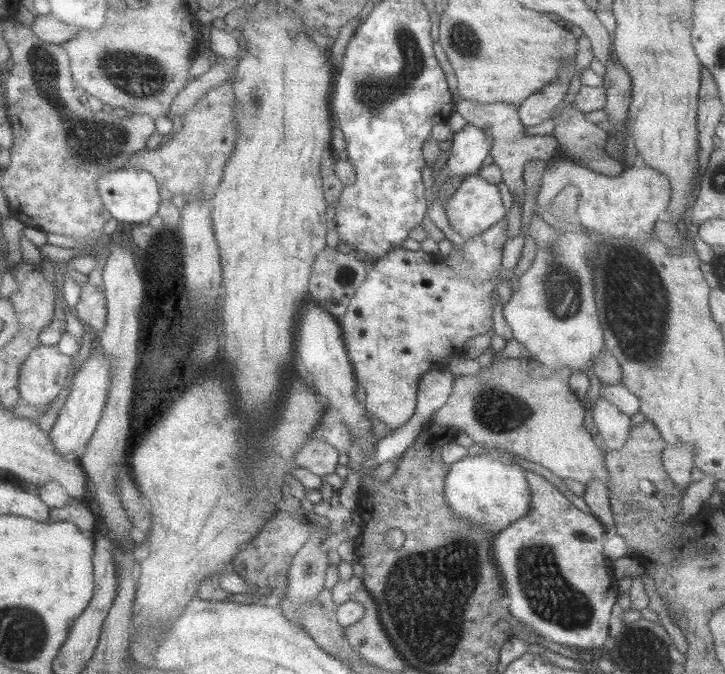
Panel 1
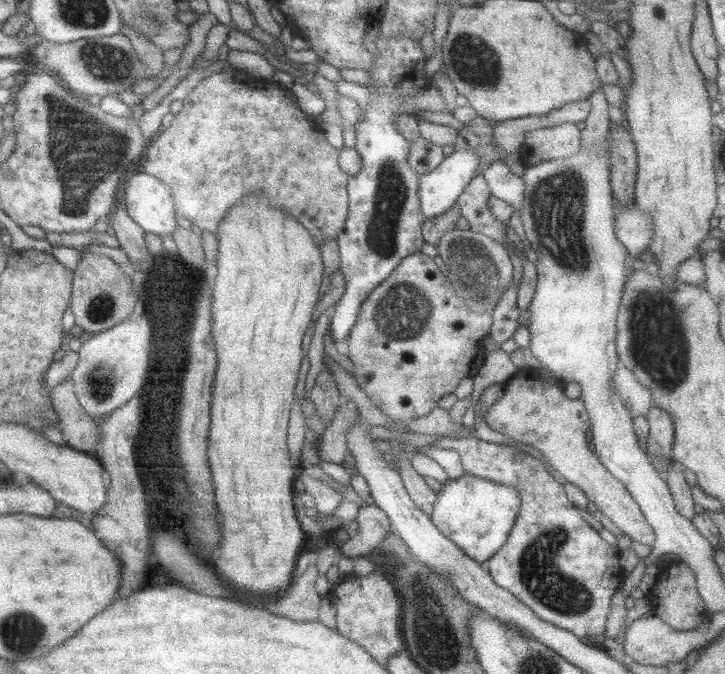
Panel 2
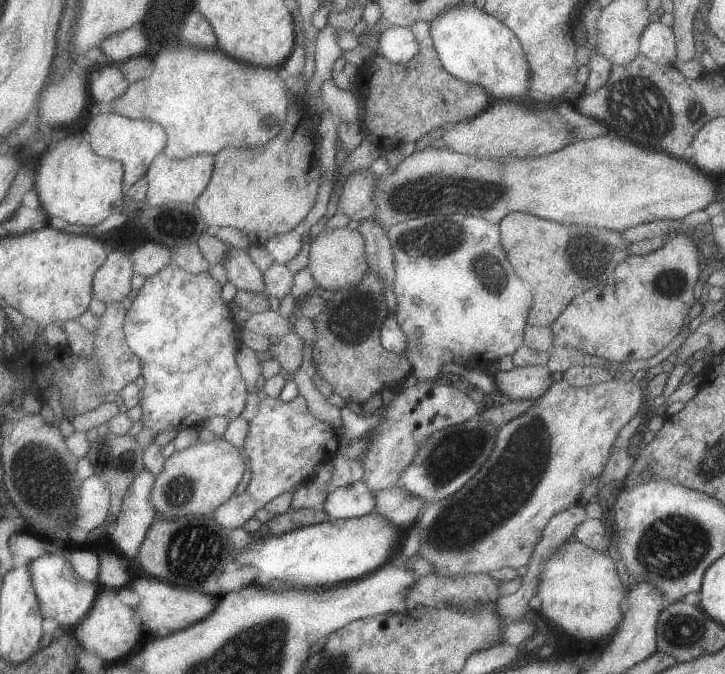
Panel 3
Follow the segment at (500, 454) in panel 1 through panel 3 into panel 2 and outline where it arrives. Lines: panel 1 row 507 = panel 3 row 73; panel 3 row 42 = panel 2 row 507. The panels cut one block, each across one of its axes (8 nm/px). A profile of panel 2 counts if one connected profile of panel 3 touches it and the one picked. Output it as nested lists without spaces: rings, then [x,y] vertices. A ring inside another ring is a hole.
[[[465,474],[443,483],[430,516],[440,532],[455,542],[468,558],[485,565],[502,549],[520,509],[520,494],[514,486],[502,486],[492,480]]]

